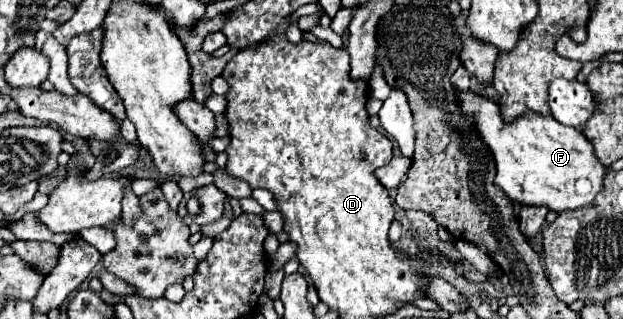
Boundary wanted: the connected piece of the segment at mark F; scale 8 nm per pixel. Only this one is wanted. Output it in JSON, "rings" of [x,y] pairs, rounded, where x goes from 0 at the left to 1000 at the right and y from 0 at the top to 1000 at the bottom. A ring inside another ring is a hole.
{"rings":[[[732,279],[732,317],[738,342],[758,367],[758,398],[767,429],[787,467],[796,511],[793,574],[822,624],[841,643],[870,643],[883,661],[902,668],[928,655],[953,630],[953,611],[966,599],[966,561],[973,524],[960,511],[950,480],[950,448],[921,398],[902,398],[886,361],[864,361],[844,348],[822,386],[809,386],[803,329],[783,304],[758,285]]]}

